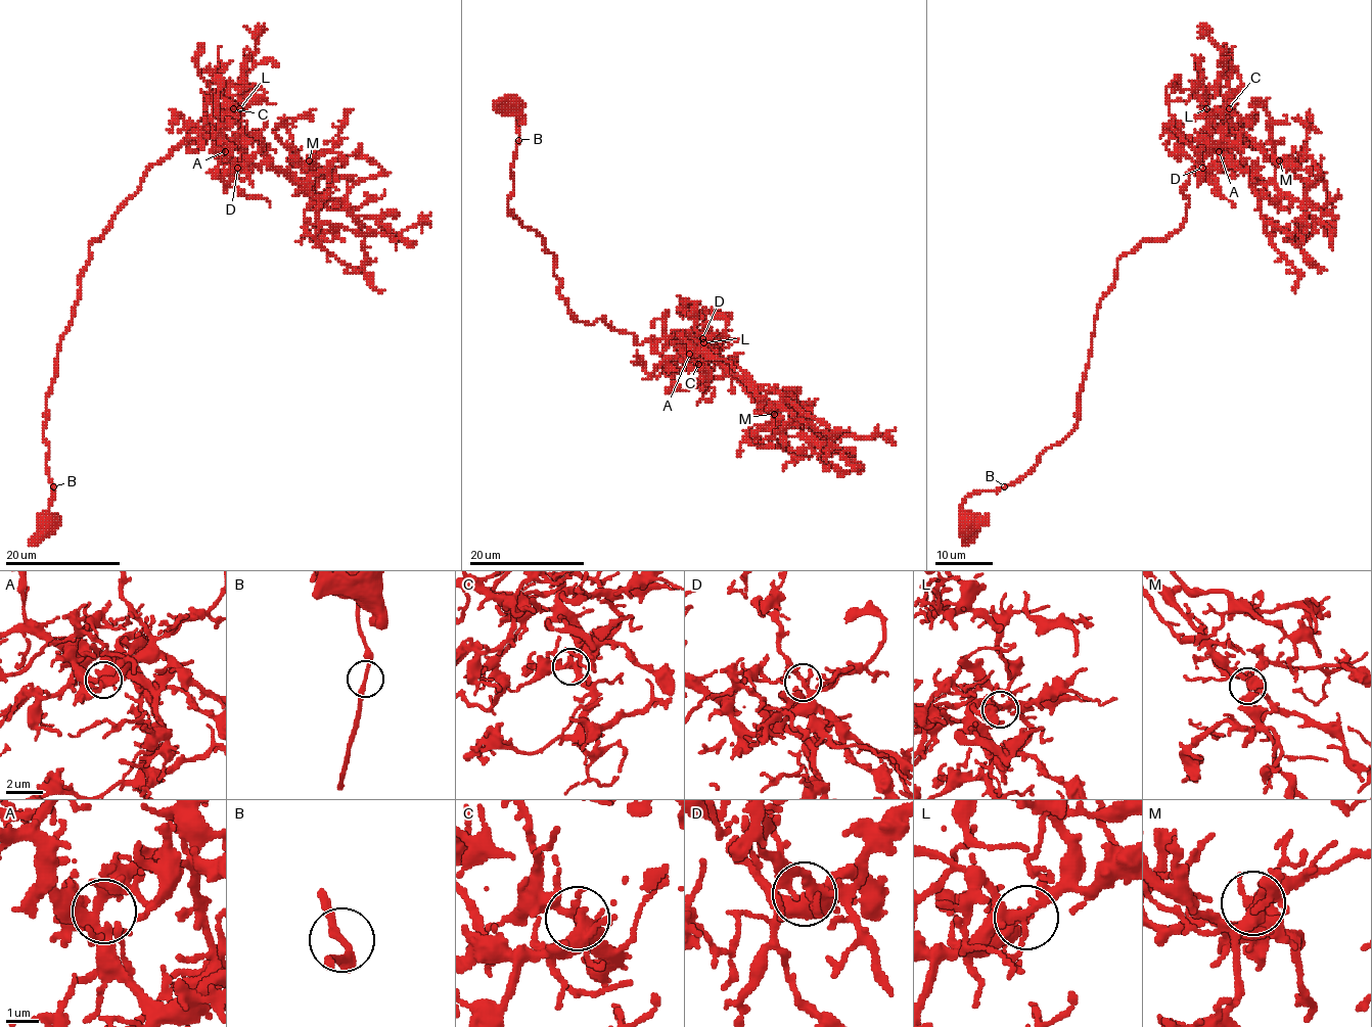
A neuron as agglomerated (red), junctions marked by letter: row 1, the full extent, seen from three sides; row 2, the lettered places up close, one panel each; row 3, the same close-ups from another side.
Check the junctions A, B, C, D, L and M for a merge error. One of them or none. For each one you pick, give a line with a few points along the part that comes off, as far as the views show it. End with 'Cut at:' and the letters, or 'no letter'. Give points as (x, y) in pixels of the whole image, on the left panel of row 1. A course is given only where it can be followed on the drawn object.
Cut at: no letter

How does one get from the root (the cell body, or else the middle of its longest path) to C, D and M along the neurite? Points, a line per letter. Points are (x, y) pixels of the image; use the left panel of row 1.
C: (47, 523), (47, 393), (90, 243), (150, 166), (193, 132), (209, 137), (233, 108)
D: (47, 523), (47, 393), (90, 243), (144, 172), (193, 132), (237, 168)
M: (47, 523), (47, 393), (90, 243), (144, 172), (193, 132), (236, 169), (269, 164), (301, 182), (309, 160)

